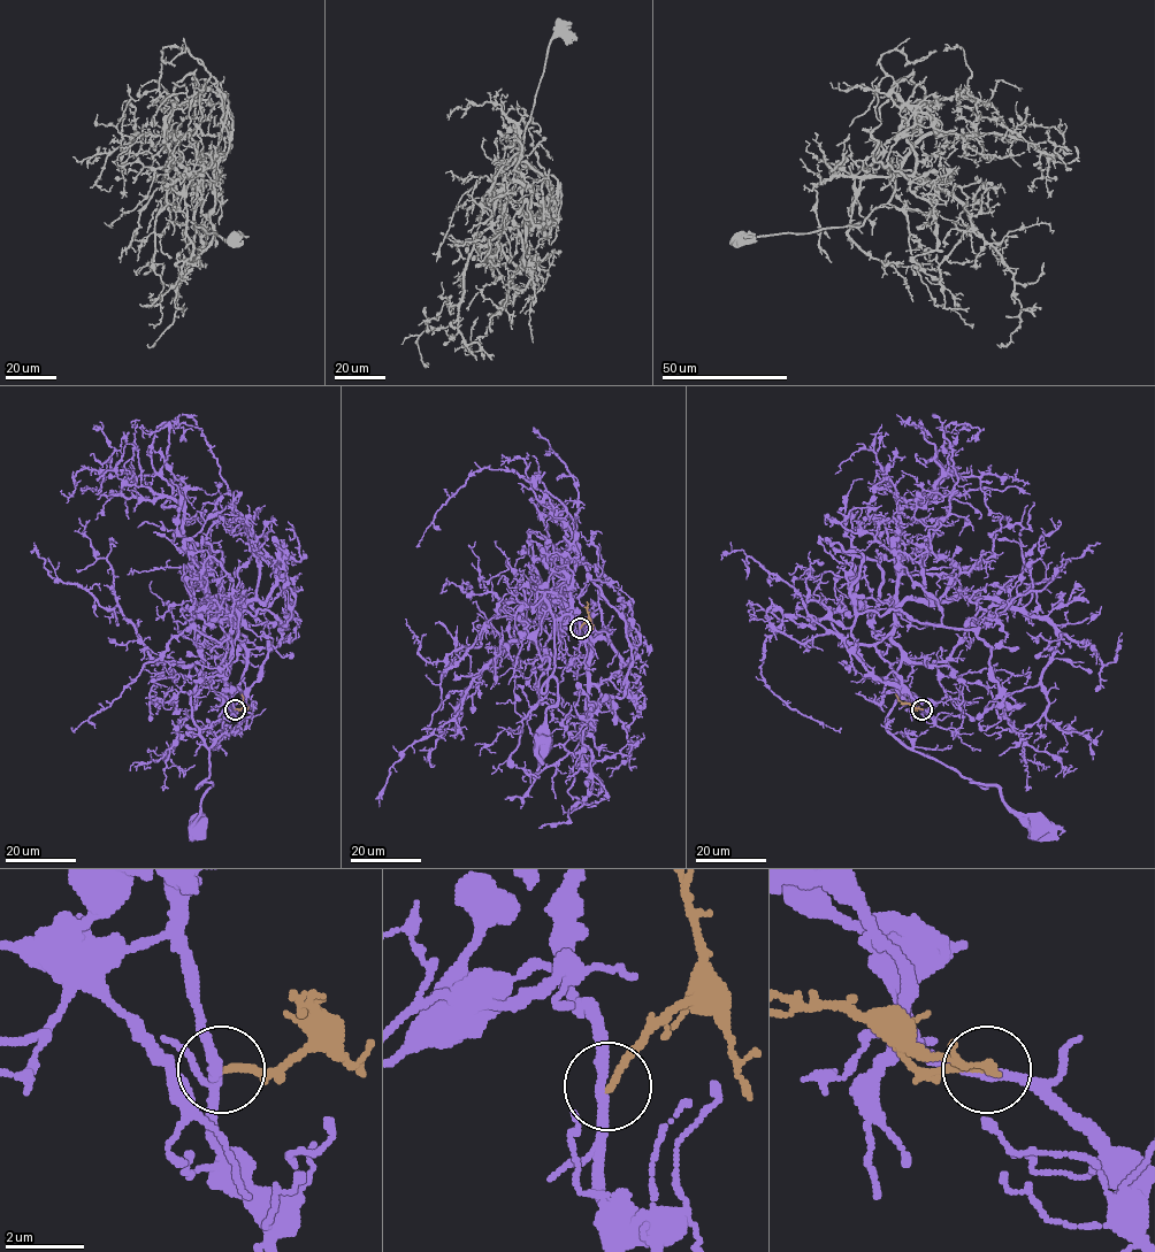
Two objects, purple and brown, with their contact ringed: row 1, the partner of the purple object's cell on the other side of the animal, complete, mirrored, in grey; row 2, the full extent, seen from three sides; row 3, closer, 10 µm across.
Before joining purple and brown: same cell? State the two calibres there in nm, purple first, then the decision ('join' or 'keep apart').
280 nm thick on the purple side, 180 nm on the other; join

